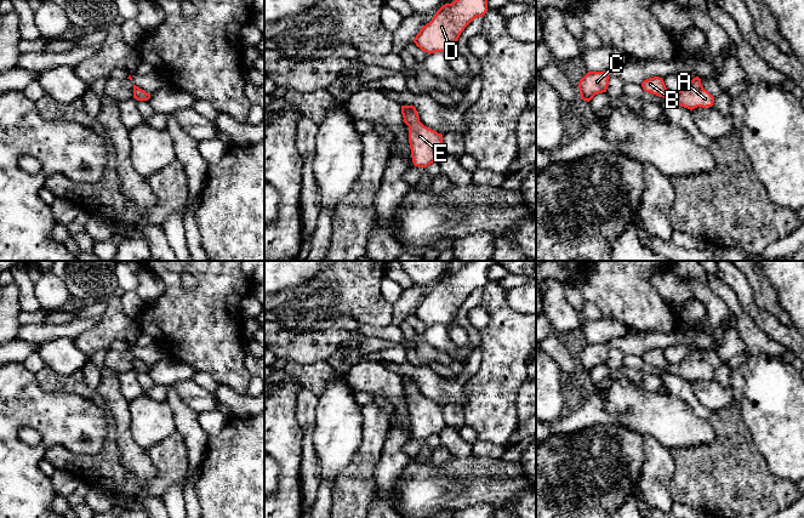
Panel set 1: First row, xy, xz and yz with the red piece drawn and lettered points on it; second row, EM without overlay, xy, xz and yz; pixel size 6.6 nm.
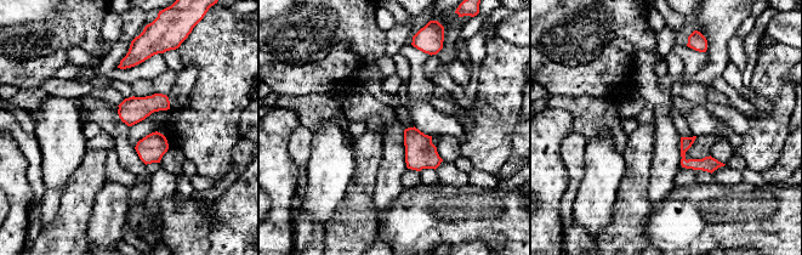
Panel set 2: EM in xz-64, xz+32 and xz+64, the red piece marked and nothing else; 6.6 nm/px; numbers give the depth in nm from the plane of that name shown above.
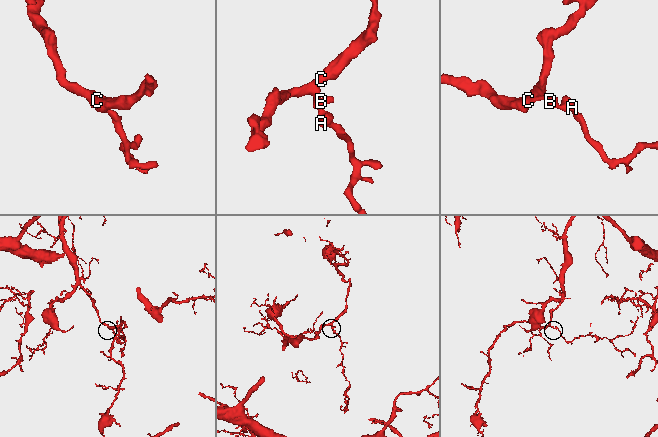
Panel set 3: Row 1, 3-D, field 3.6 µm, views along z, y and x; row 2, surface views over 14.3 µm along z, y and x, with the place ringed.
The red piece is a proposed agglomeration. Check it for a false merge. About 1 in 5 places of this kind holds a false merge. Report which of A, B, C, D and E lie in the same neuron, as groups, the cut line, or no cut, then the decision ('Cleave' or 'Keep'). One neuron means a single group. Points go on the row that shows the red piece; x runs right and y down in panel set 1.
Groups: A B C D E. No split. Keep

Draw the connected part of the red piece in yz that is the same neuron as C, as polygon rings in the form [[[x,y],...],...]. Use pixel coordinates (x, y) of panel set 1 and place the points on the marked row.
[[[588,72],[578,82],[581,99],[589,102],[595,95],[606,92],[609,79],[606,72]]]

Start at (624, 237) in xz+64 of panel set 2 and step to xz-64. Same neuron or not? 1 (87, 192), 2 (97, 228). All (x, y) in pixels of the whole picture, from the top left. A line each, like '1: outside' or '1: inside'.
1: inside
2: outside

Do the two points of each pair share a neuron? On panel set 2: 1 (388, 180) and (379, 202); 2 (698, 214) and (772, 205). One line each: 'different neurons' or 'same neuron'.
1: same neuron
2: same neuron

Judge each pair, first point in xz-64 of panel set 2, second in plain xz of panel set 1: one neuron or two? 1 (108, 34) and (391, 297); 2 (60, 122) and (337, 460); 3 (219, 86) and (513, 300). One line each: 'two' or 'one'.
1: one
2: one
3: two

